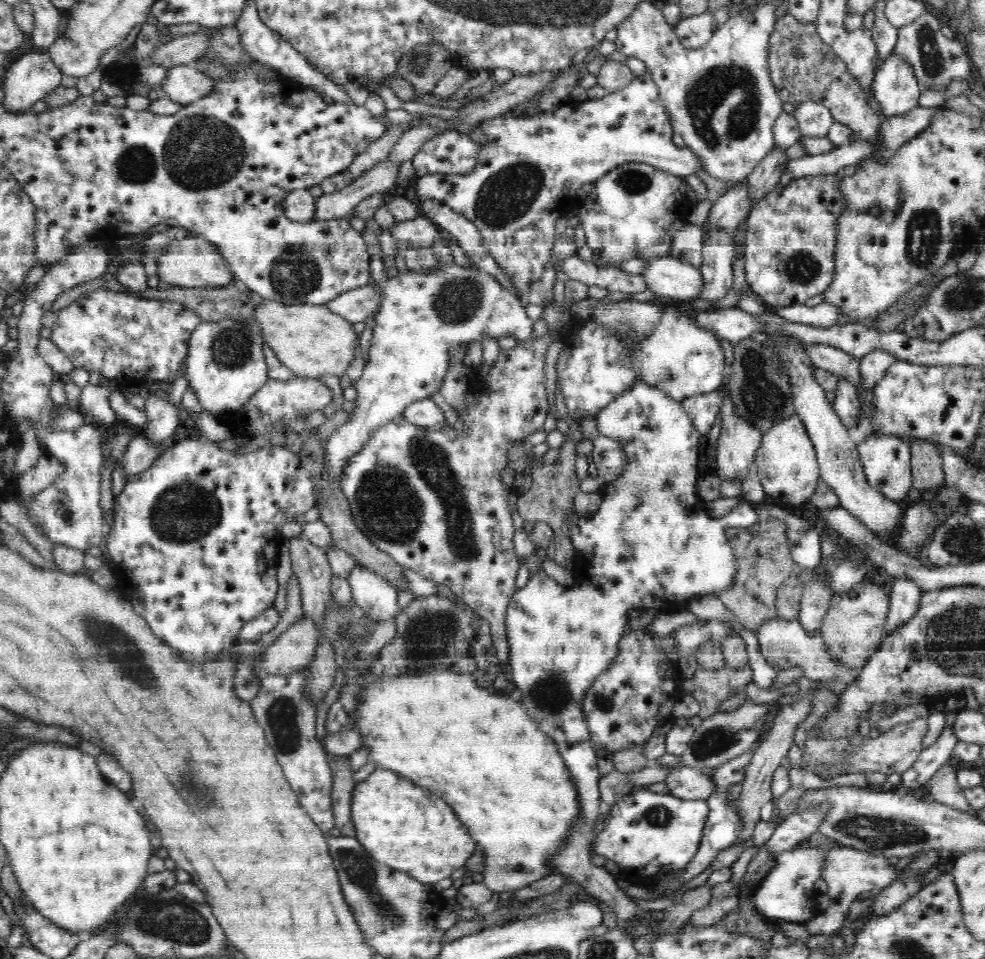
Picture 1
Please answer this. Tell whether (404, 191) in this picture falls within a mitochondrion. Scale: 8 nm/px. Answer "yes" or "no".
no

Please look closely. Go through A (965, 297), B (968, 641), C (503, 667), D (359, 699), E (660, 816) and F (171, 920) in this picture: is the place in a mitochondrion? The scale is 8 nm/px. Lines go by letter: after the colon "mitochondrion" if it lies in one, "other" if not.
A: mitochondrion
B: mitochondrion
C: other
D: other
E: mitochondrion
F: mitochondrion

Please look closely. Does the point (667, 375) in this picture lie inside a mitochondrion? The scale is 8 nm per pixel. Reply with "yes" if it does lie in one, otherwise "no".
yes

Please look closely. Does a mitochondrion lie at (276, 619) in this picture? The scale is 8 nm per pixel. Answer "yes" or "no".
no

